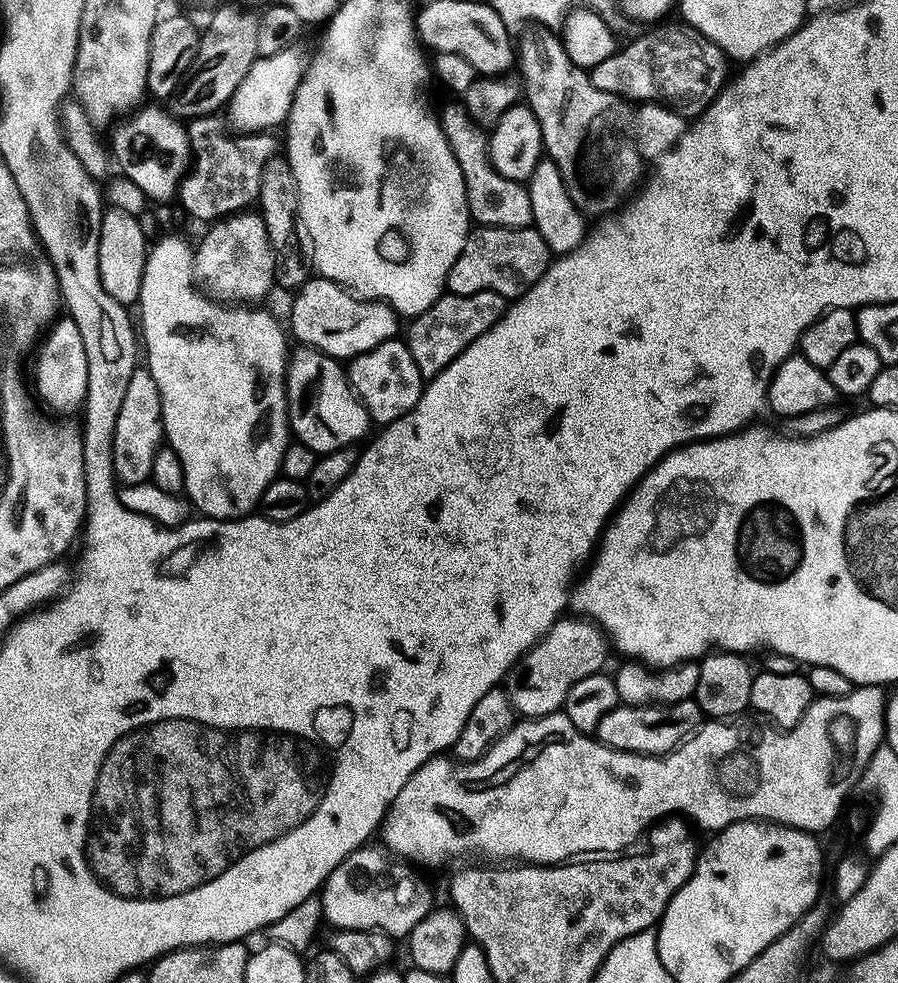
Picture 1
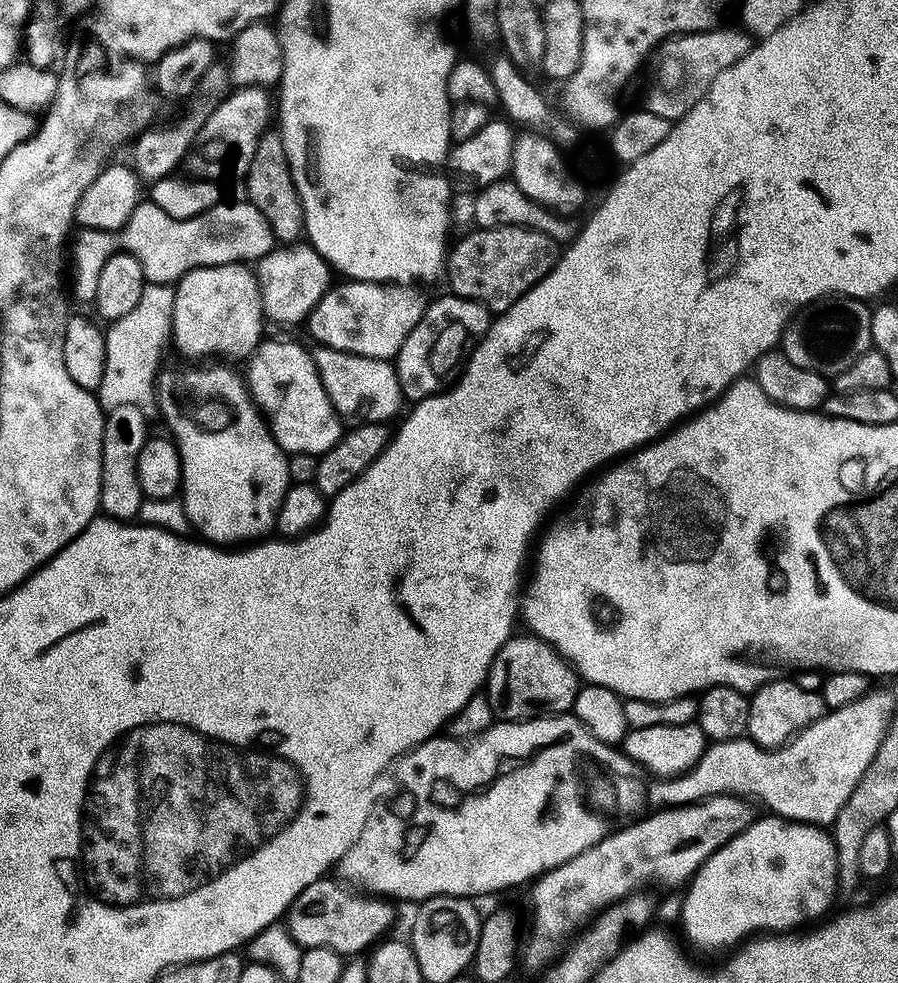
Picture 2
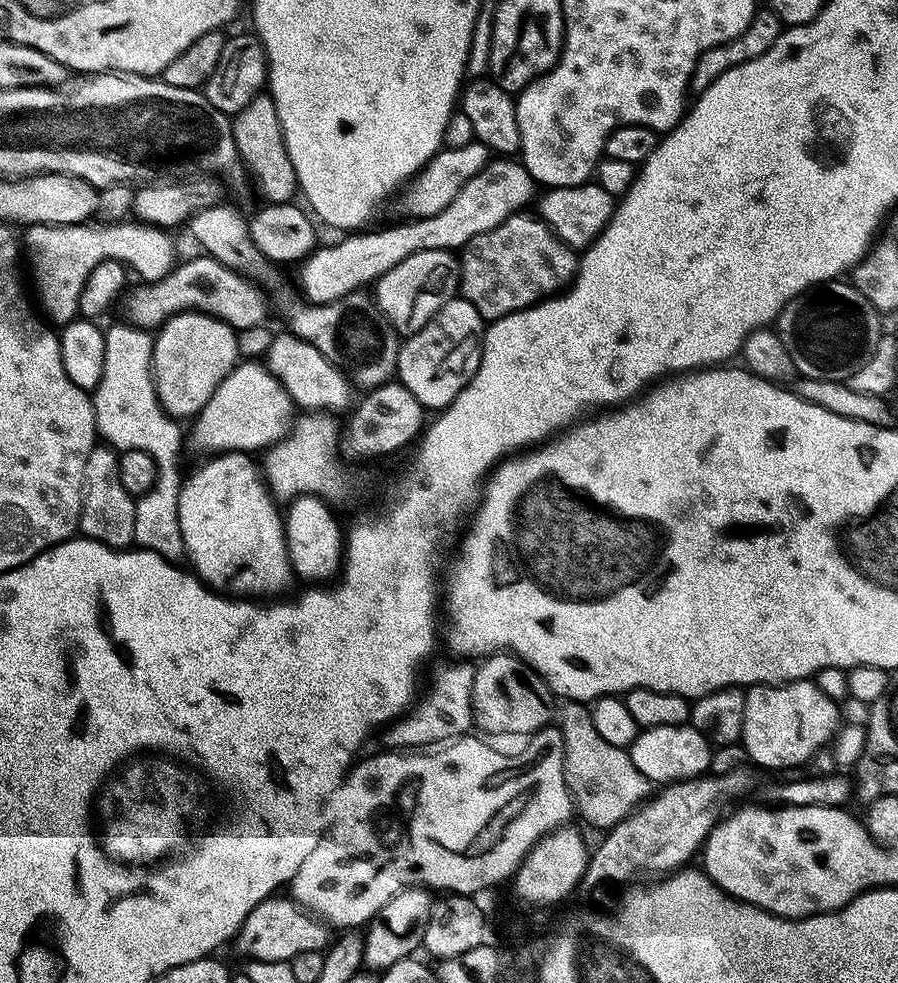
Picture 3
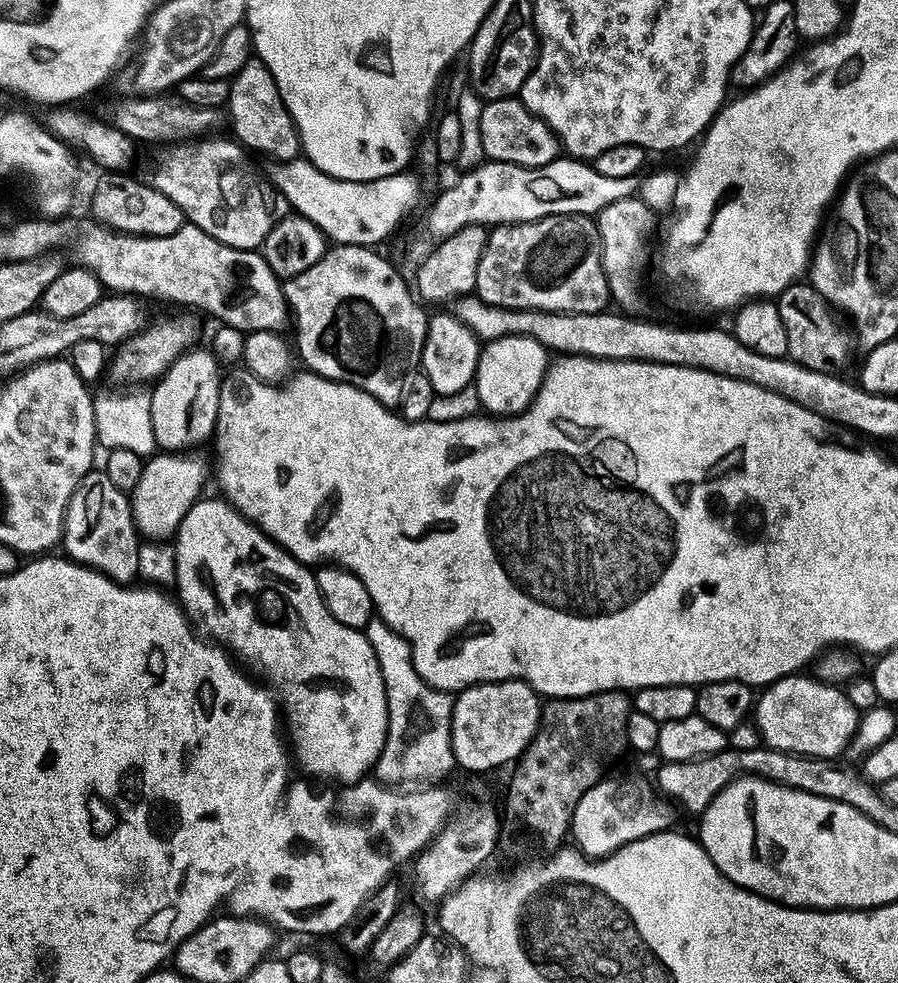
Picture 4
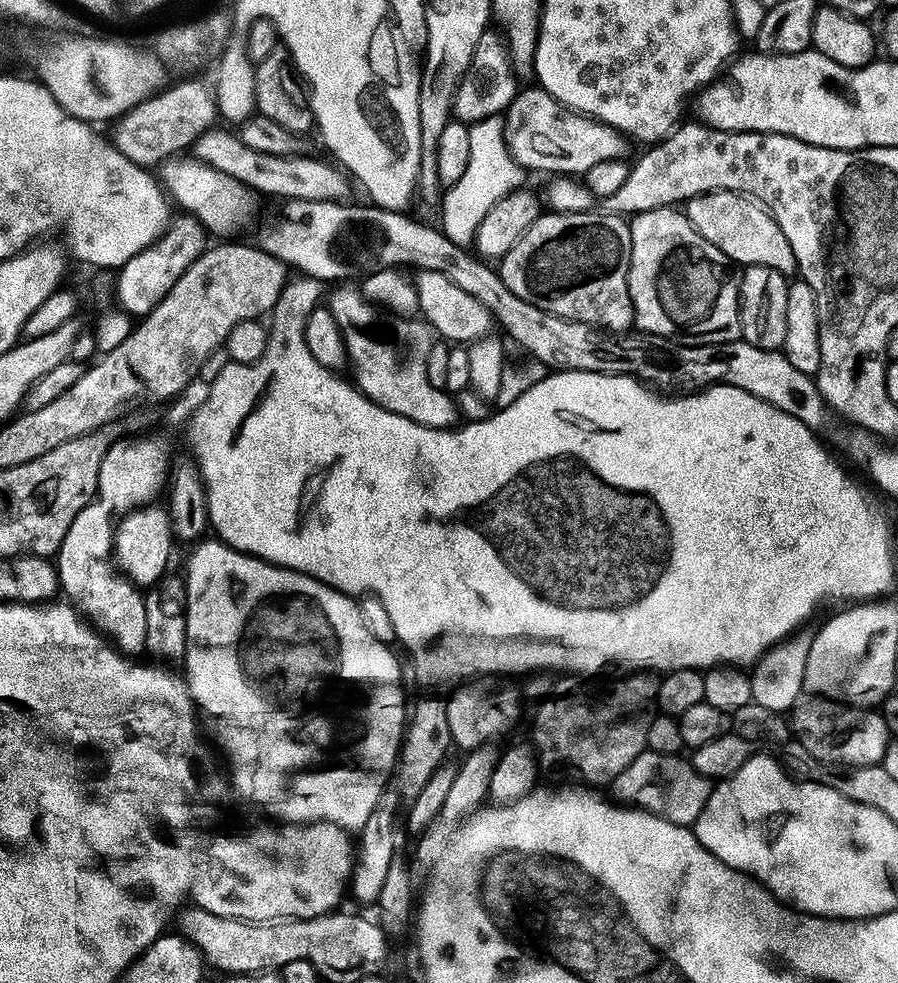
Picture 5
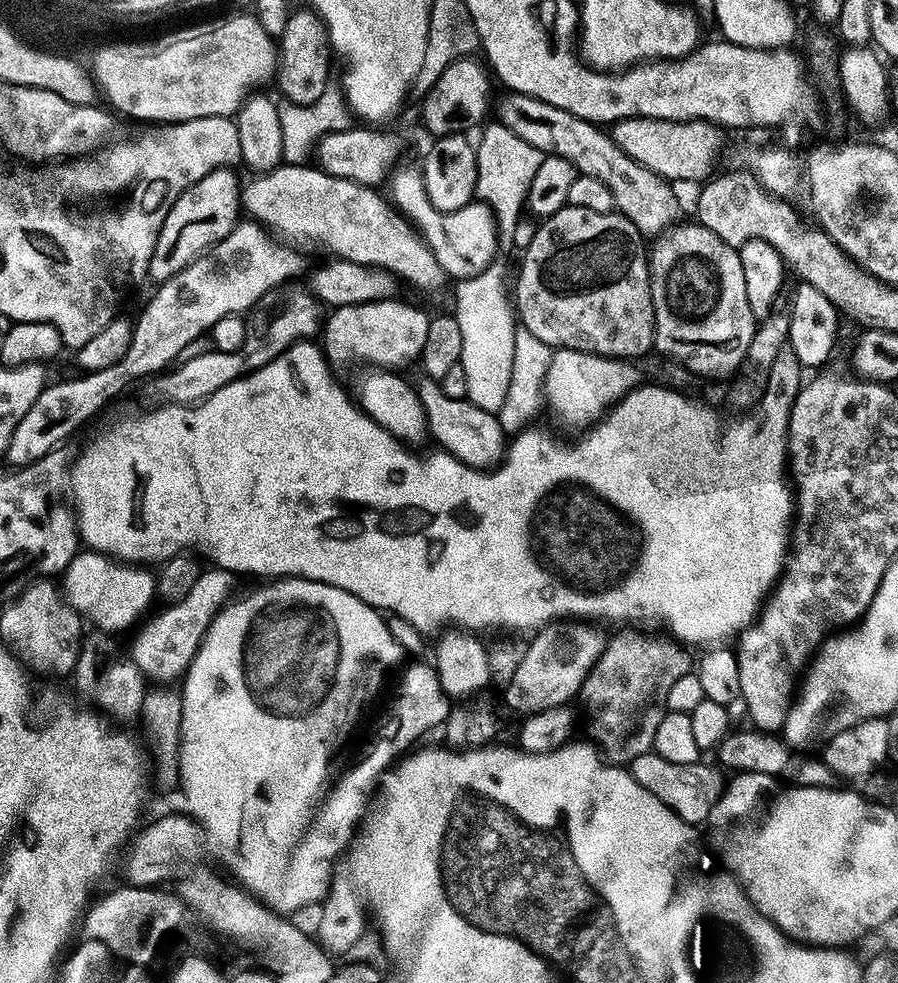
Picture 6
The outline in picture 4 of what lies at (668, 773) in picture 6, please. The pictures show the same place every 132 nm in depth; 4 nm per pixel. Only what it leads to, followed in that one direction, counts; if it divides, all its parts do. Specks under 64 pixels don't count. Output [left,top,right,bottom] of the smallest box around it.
[570,776,673,858]

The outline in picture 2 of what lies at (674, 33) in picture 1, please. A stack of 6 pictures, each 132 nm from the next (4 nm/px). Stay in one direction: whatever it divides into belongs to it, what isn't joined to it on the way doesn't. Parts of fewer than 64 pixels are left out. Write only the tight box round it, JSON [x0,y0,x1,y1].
[643,26,754,122]

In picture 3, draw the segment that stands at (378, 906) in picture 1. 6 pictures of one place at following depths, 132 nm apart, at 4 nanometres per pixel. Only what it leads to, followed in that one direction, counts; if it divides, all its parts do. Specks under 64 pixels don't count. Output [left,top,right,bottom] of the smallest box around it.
[234,894,330,962]

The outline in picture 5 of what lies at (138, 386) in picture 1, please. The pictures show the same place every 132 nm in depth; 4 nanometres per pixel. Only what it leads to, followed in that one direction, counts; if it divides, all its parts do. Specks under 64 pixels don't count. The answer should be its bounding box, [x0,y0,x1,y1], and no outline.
[54,502,146,658]

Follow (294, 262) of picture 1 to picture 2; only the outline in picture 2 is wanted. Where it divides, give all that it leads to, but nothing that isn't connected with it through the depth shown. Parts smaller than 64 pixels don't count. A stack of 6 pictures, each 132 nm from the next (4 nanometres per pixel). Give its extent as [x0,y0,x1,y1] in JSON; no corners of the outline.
[246,130,304,242]

